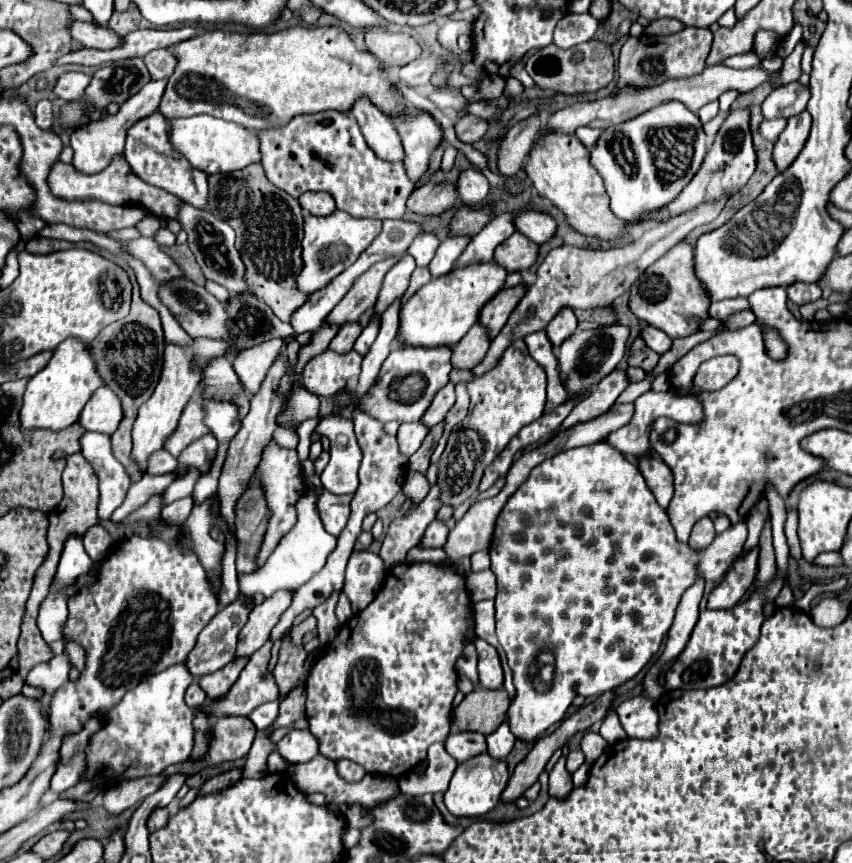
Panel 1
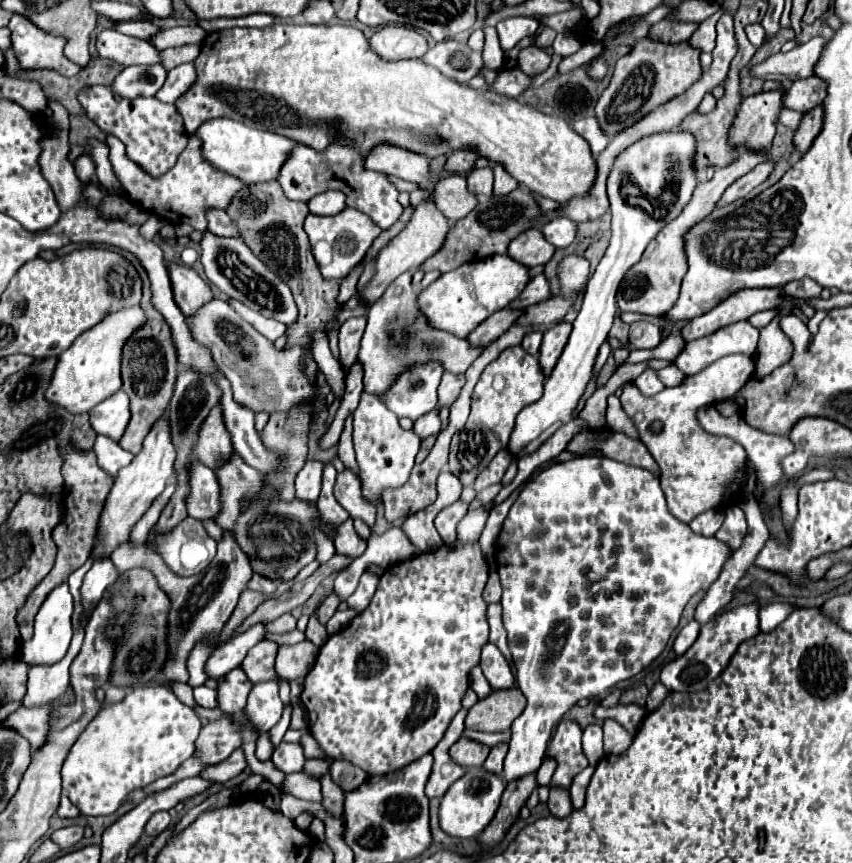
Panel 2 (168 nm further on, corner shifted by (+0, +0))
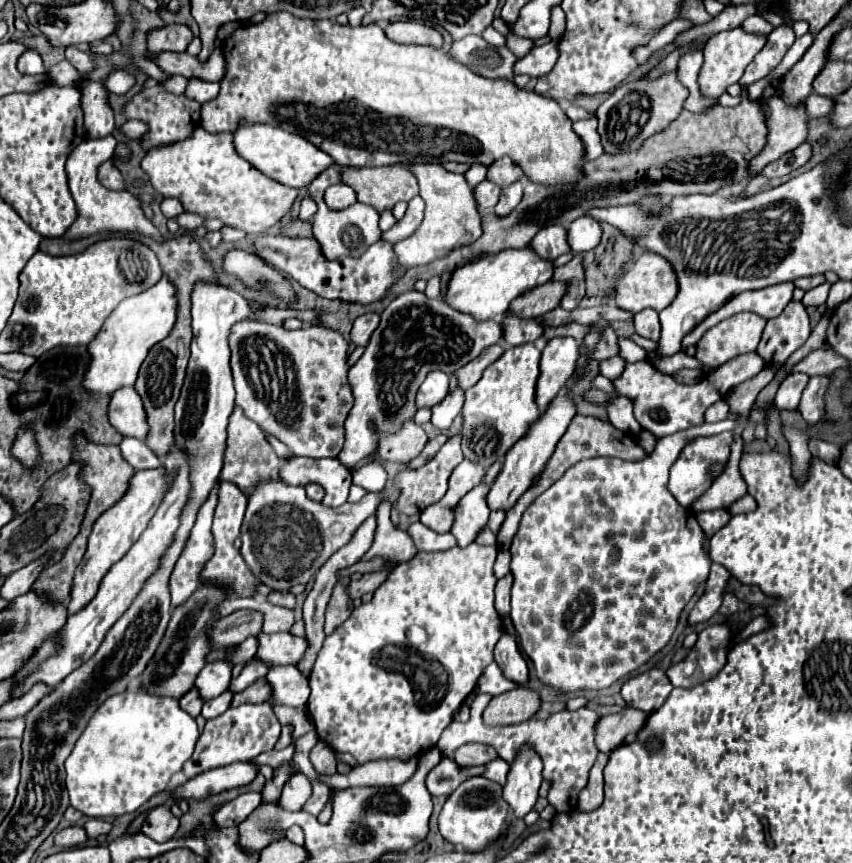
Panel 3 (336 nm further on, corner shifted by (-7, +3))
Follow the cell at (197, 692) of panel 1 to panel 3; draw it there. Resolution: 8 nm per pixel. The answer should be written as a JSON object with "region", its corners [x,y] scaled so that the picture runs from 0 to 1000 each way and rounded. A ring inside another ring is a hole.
{"region":[[[265,798],[263,803],[258,803],[258,808],[251,808],[251,810],[244,810],[237,819],[237,829],[239,833],[249,833],[249,831],[256,831],[261,829],[268,819],[270,819],[270,812],[272,812],[272,801]]]}

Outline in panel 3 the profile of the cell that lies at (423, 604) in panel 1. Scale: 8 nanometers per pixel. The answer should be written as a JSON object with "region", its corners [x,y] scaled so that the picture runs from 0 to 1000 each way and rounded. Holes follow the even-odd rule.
{"region":[[[559,627],[549,634],[531,634],[526,638],[512,638],[512,641],[488,641],[486,648],[477,652],[467,652],[453,673],[439,685],[439,692],[434,699],[425,699],[413,706],[413,713],[390,733],[383,738],[378,752],[373,754],[371,768],[364,780],[364,810],[362,810],[362,826],[366,829],[369,842],[373,847],[376,859],[380,859],[385,866],[390,866],[397,873],[411,873],[420,884],[439,882],[439,879],[469,879],[479,882],[486,875],[509,866],[519,852],[519,847],[531,838],[535,824],[545,815],[545,810],[556,801],[561,784],[566,778],[577,768],[577,752],[589,738],[589,717],[580,703],[580,678],[582,666],[577,662],[580,648],[582,648],[585,634],[582,632],[561,632]]]}

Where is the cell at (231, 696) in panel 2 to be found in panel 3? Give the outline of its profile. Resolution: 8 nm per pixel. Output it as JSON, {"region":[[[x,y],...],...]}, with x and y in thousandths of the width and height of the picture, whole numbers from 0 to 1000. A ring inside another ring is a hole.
{"region":[[[312,787],[298,789],[298,794],[289,796],[286,801],[277,803],[272,810],[272,817],[284,817],[284,815],[308,815],[317,810],[317,794]]]}

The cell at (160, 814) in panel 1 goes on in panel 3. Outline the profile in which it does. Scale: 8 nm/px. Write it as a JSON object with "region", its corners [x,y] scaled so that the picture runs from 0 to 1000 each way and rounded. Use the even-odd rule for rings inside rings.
{"region":[[[188,933],[174,942],[164,963],[185,977],[192,977],[202,972],[207,961],[209,961],[209,949],[202,944],[197,933]]]}

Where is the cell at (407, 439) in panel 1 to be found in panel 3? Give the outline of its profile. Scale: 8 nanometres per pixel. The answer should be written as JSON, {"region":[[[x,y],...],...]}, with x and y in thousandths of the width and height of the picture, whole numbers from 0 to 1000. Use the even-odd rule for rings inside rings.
{"region":[[[533,451],[533,455],[526,455],[521,465],[516,465],[514,469],[507,472],[507,486],[505,490],[519,499],[523,499],[531,488],[540,481],[545,469],[545,453],[542,451]]]}

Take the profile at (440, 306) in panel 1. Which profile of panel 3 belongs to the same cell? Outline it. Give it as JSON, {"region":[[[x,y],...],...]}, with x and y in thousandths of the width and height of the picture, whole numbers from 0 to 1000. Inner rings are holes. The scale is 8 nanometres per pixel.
{"region":[[[620,286],[617,289],[592,289],[580,295],[570,295],[561,302],[538,309],[523,330],[521,349],[531,358],[552,365],[559,372],[575,372],[594,363],[599,349],[606,346],[608,342],[643,328],[648,321],[648,314],[650,314],[648,305],[641,300],[634,300]]]}

